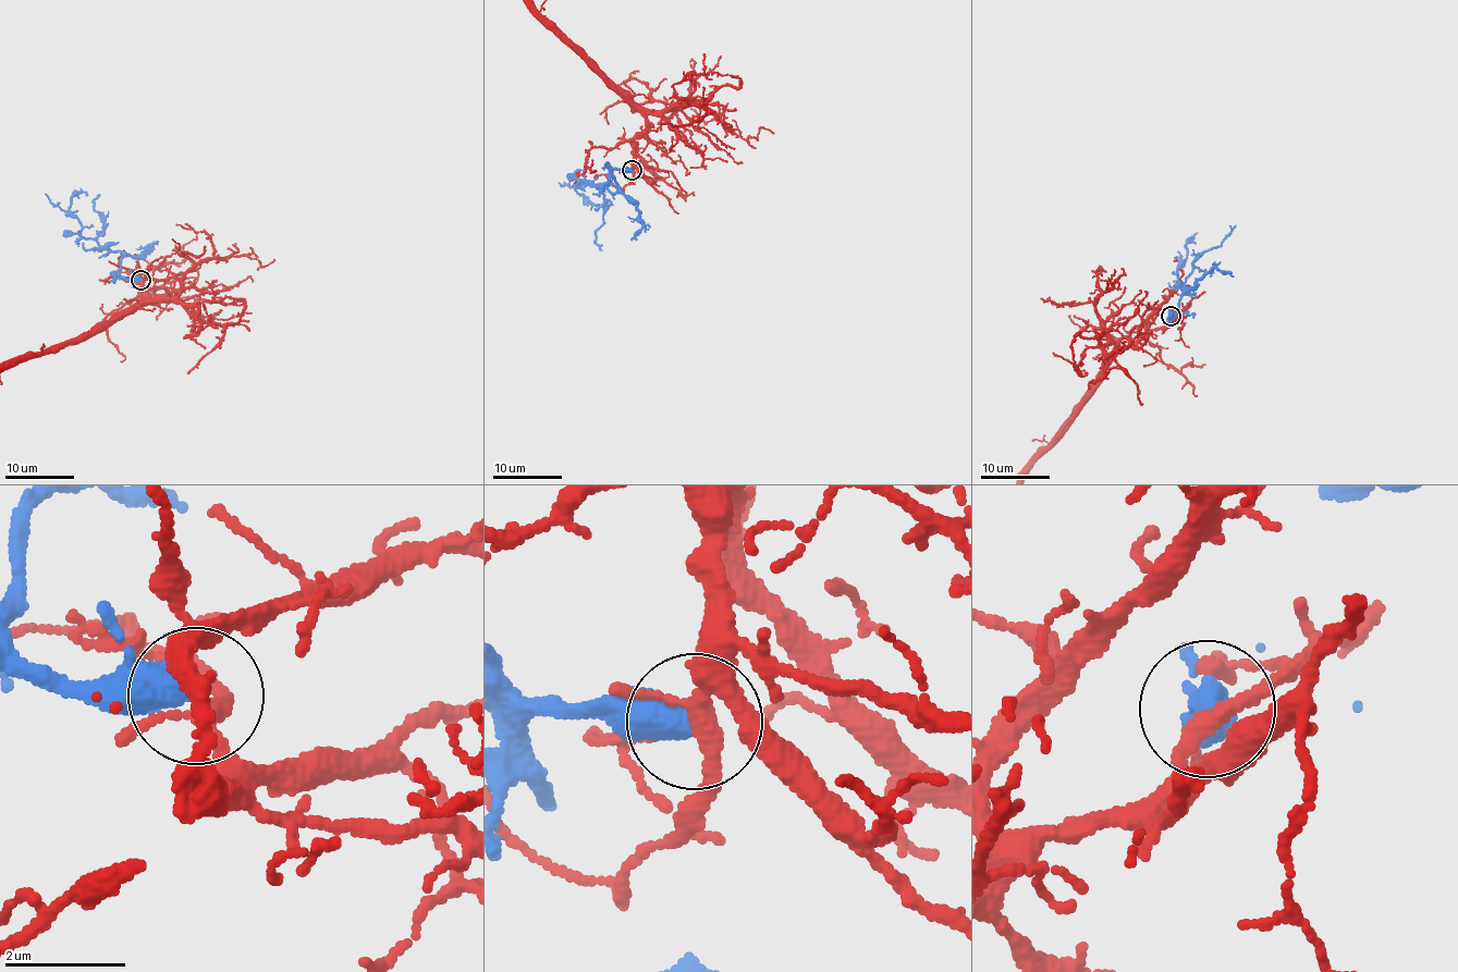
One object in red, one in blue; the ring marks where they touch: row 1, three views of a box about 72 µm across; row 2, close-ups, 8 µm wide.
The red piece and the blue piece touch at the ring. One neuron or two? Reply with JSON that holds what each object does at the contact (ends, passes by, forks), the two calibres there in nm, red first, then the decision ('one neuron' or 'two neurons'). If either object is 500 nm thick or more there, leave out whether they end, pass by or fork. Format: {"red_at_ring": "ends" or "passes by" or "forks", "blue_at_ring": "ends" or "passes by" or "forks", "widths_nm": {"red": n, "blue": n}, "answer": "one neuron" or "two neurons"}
{"widths_nm": {"red": 240, "blue": 550}, "answer": "two neurons"}

